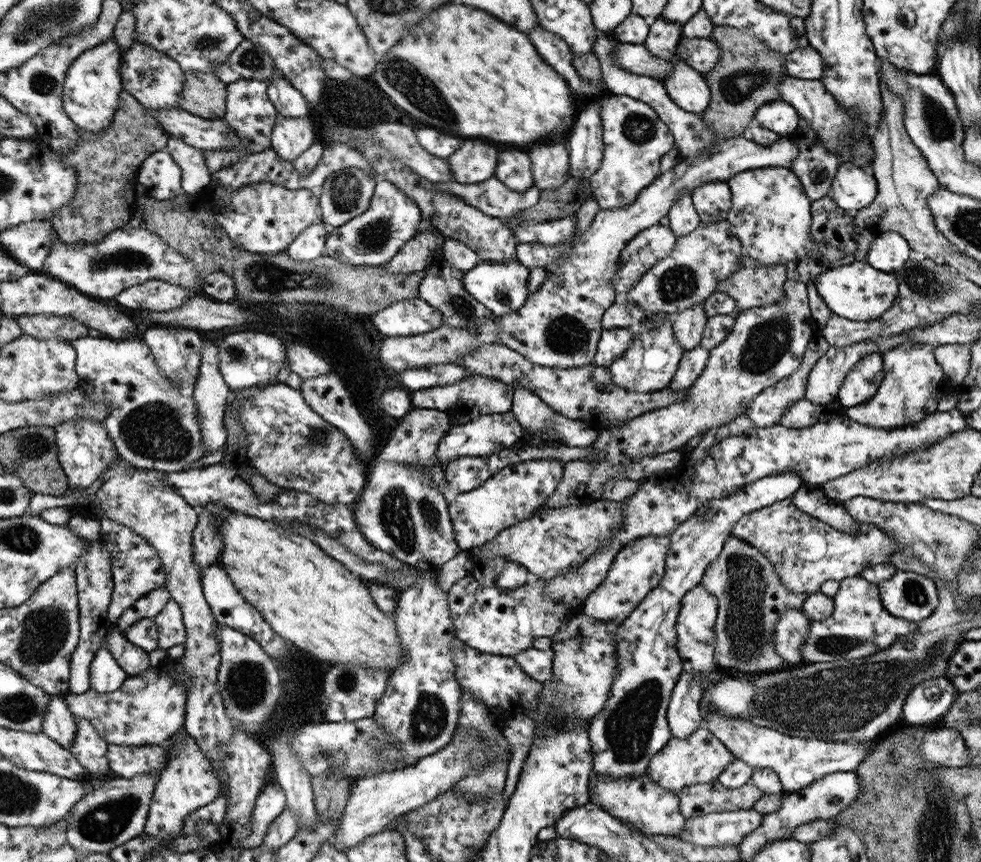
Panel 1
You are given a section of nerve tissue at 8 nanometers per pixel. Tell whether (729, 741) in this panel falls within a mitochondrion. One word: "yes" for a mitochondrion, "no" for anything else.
no

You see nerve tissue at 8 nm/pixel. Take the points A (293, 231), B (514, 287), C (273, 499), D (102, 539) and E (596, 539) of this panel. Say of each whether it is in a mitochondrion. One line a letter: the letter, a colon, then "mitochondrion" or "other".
A: other
B: other
C: other
D: other
E: mitochondrion

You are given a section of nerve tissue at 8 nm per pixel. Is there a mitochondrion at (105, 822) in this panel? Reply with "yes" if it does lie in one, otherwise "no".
yes

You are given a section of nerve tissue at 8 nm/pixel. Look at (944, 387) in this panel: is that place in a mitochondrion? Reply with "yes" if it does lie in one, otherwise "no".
no

